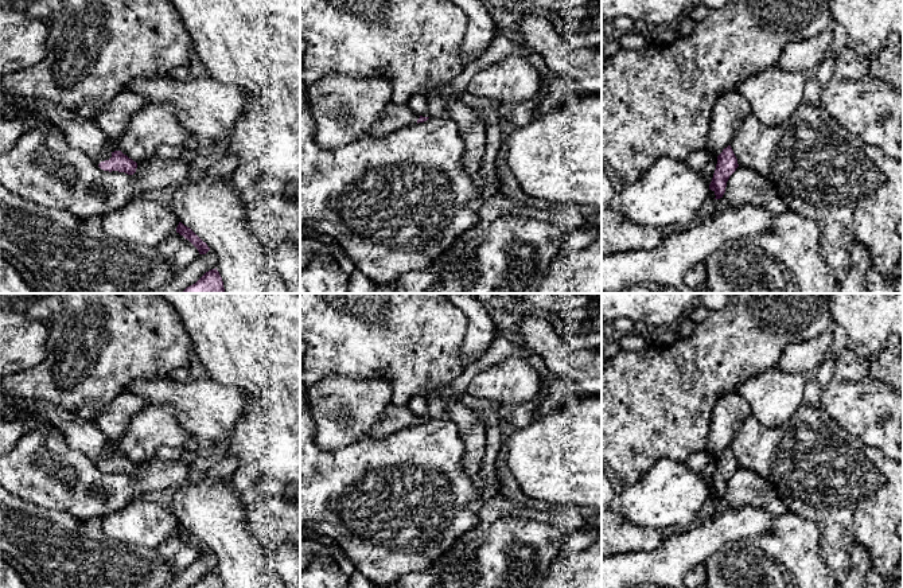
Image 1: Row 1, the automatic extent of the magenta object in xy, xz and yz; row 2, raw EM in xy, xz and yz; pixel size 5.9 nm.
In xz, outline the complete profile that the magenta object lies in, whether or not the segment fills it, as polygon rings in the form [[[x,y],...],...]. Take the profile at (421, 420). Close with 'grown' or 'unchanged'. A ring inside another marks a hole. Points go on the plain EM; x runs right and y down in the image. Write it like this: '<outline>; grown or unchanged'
[[[390,404],[382,413],[377,427],[371,431],[370,437],[378,440],[404,428],[424,424],[428,420],[429,418],[419,417],[416,412],[408,406],[398,408]]]; grown

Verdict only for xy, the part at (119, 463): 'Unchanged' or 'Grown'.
Grown

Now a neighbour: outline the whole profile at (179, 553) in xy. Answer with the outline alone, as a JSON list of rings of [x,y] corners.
[[[176,533],[160,544],[157,552],[178,573],[199,557],[198,550]]]

